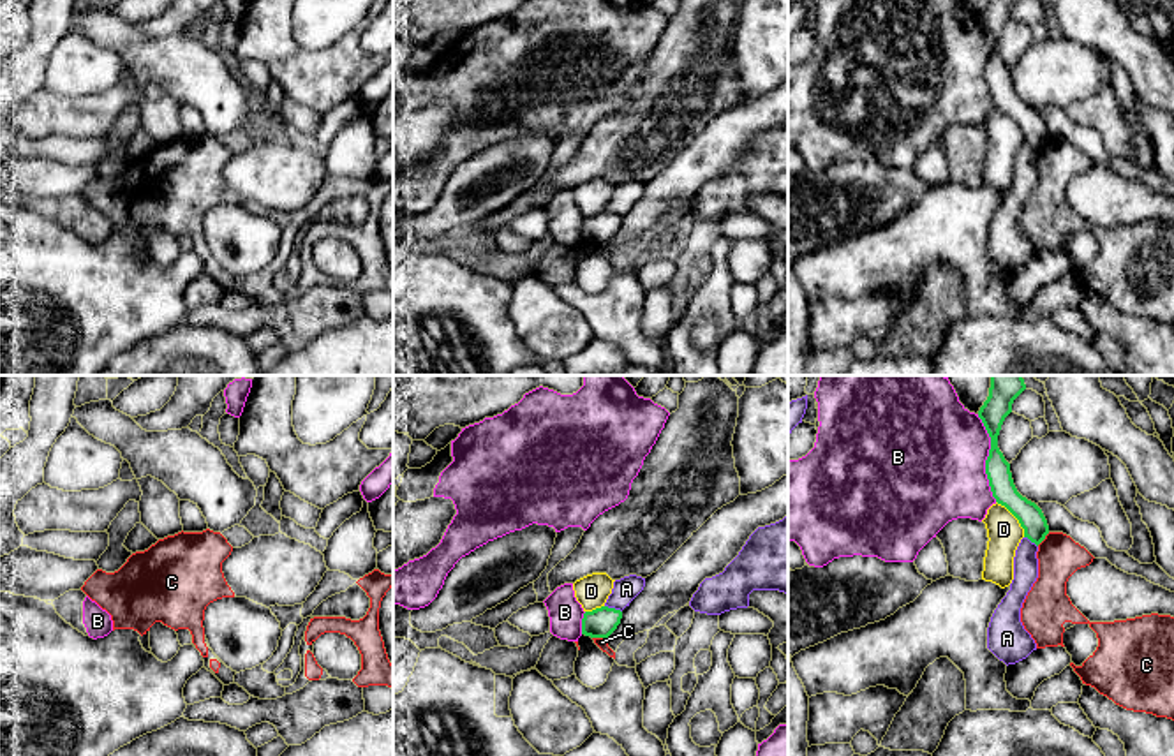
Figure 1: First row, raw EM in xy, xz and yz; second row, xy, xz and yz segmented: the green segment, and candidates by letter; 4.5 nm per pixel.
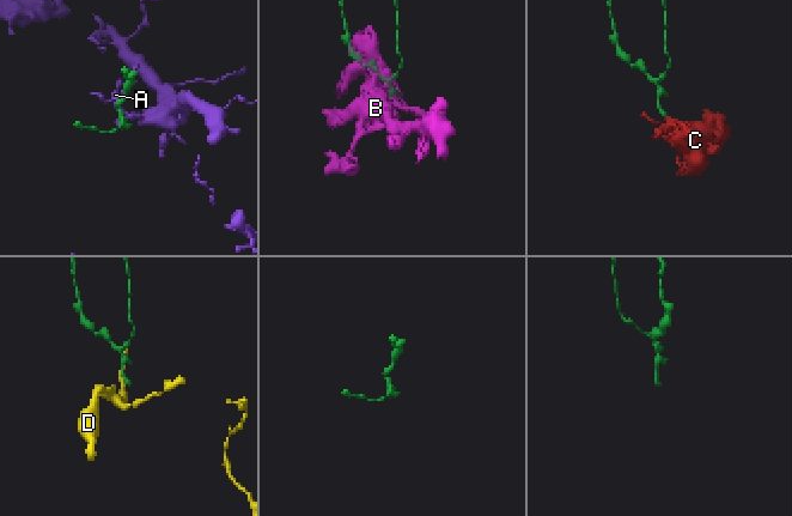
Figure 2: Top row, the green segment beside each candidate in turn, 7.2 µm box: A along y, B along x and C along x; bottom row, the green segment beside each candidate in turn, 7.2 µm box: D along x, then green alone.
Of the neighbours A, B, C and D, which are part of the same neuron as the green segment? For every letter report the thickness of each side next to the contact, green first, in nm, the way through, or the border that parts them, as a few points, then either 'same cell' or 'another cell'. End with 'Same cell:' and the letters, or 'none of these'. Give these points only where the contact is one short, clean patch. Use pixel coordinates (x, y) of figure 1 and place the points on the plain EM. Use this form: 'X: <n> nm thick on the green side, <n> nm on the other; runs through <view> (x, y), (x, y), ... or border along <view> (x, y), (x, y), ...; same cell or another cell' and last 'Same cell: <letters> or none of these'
A: 140 nm thick on the green side, 110 nm on the other; another cell
B: 120 nm thick on the green side, 480 nm on the other; another cell
C: 140 nm thick on the green side, 50 nm on the other; border along xz (593, 242), (605, 244); another cell
D: 120 nm thick on the green side, 160 nm on the other; another cell
Same cell: none of these

